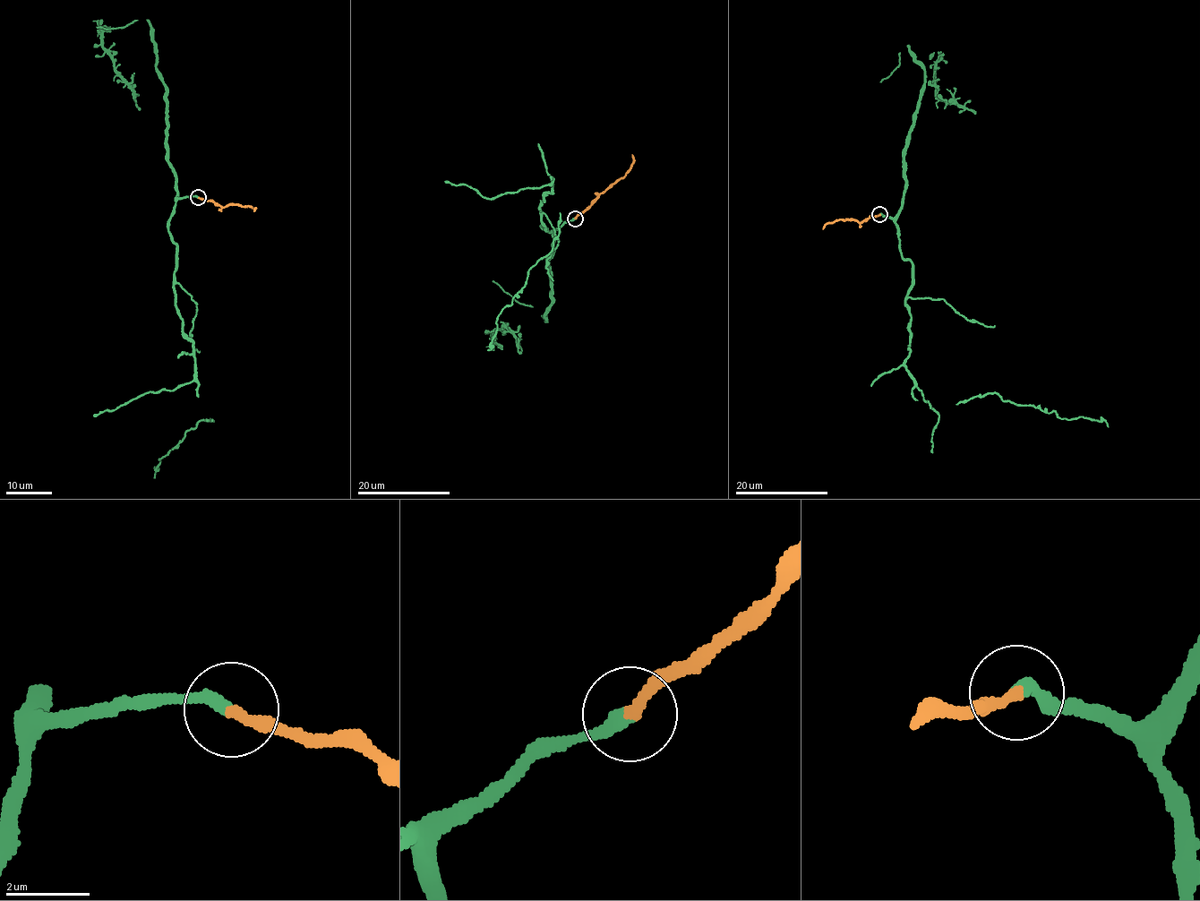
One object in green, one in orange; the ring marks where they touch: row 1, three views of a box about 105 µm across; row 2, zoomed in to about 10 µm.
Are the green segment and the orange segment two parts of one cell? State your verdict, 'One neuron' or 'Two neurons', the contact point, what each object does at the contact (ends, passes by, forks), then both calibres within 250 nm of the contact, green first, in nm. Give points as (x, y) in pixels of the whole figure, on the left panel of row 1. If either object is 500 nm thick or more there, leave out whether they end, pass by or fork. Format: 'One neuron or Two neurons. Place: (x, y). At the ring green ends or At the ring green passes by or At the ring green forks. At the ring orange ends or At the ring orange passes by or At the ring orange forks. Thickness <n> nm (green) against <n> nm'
One neuron. Place: (198, 197). At the ring green ends. At the ring orange ends. Thickness 320 nm (green) against 280 nm

